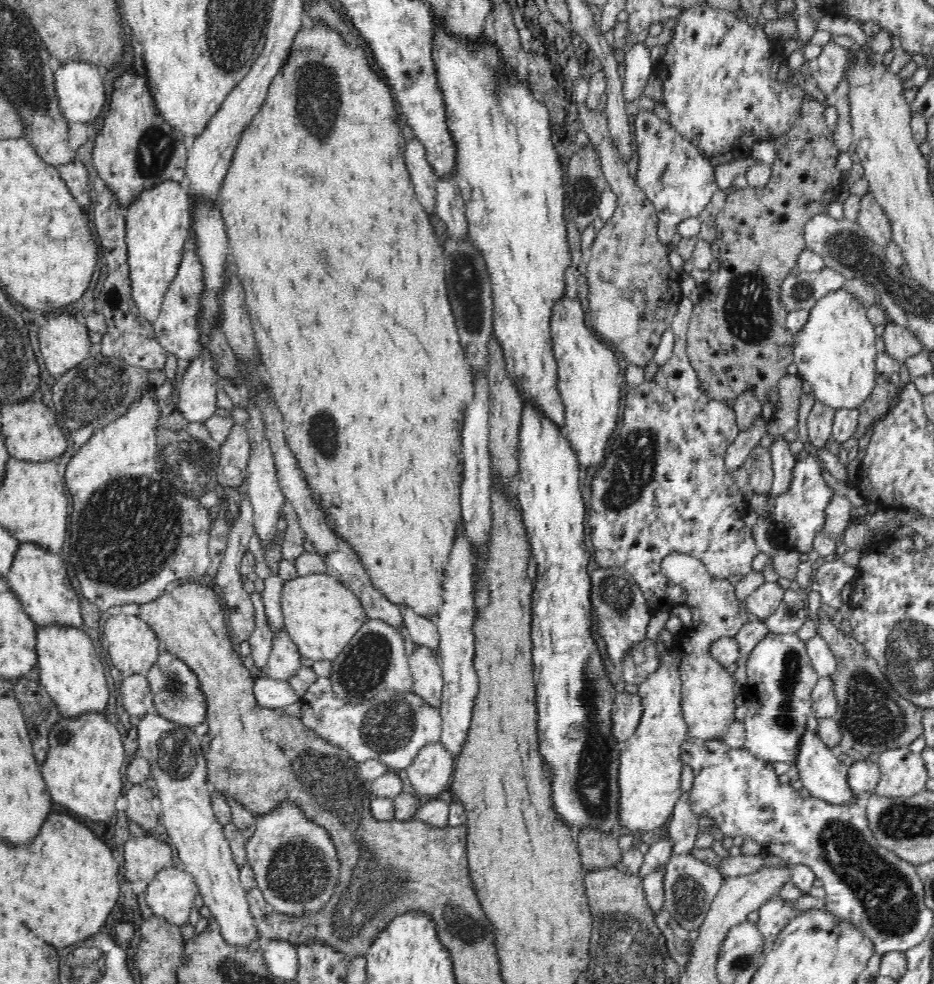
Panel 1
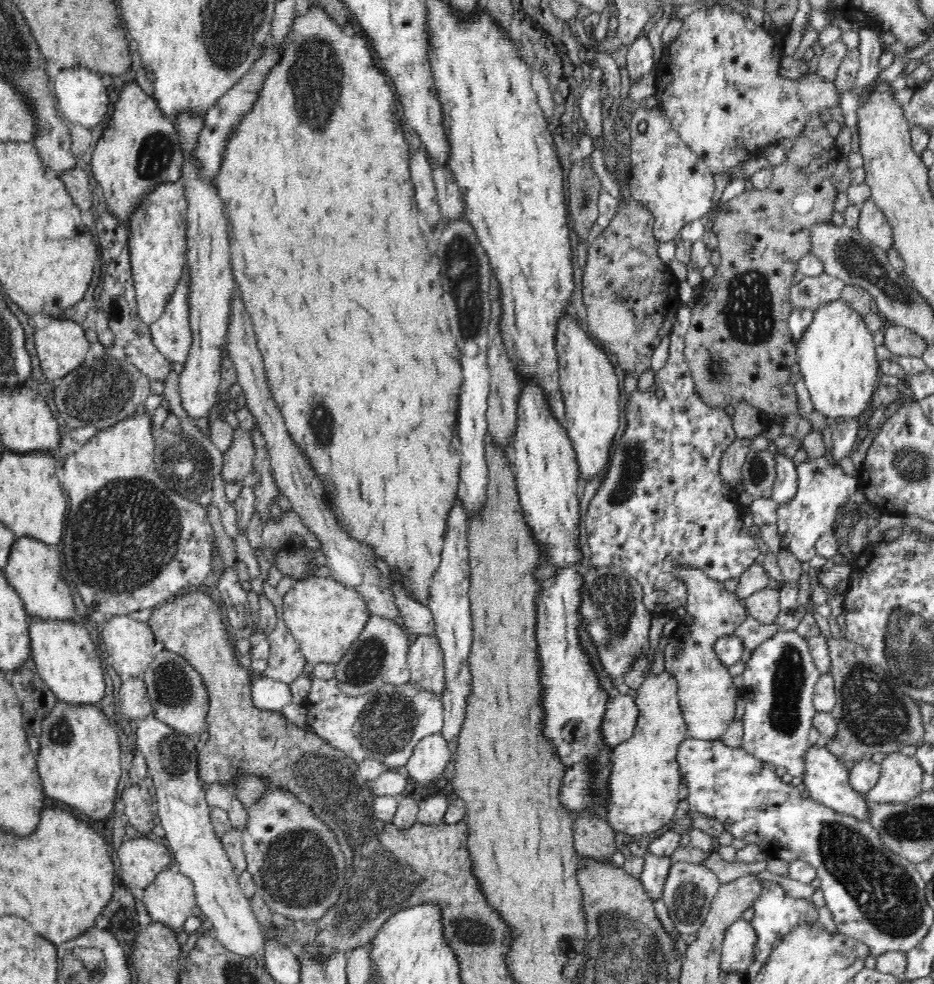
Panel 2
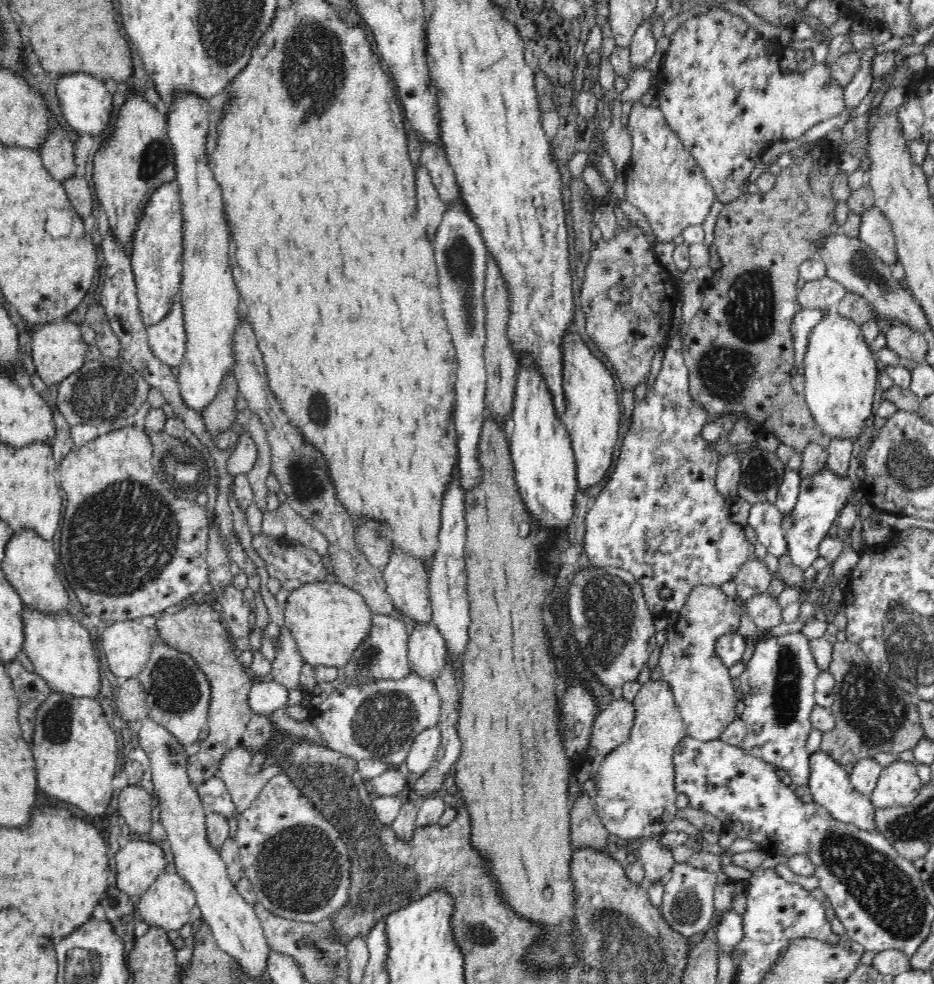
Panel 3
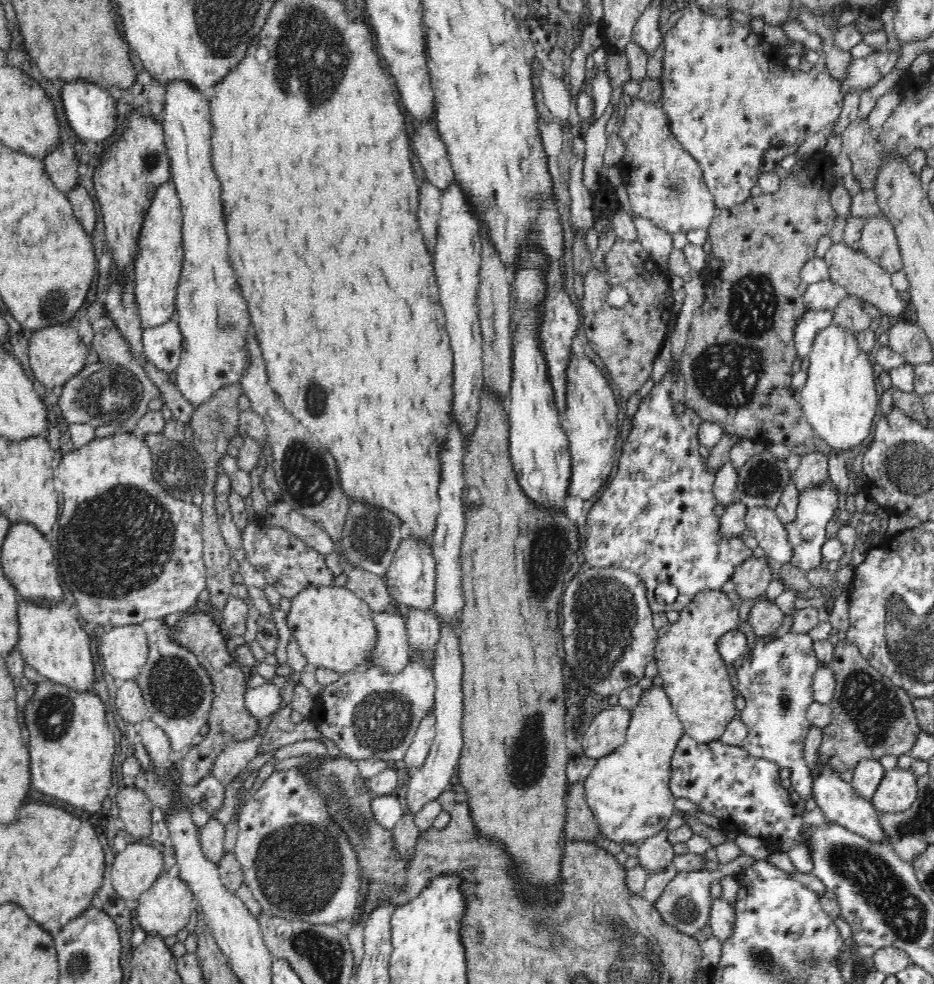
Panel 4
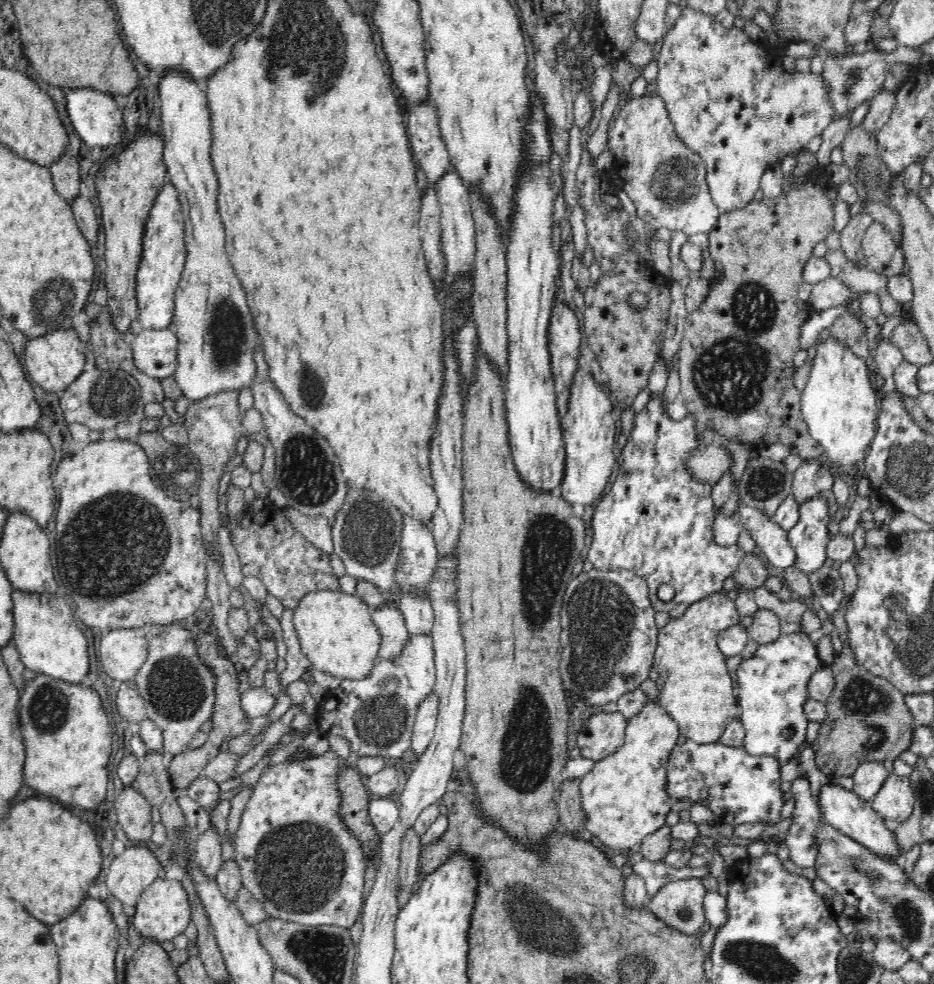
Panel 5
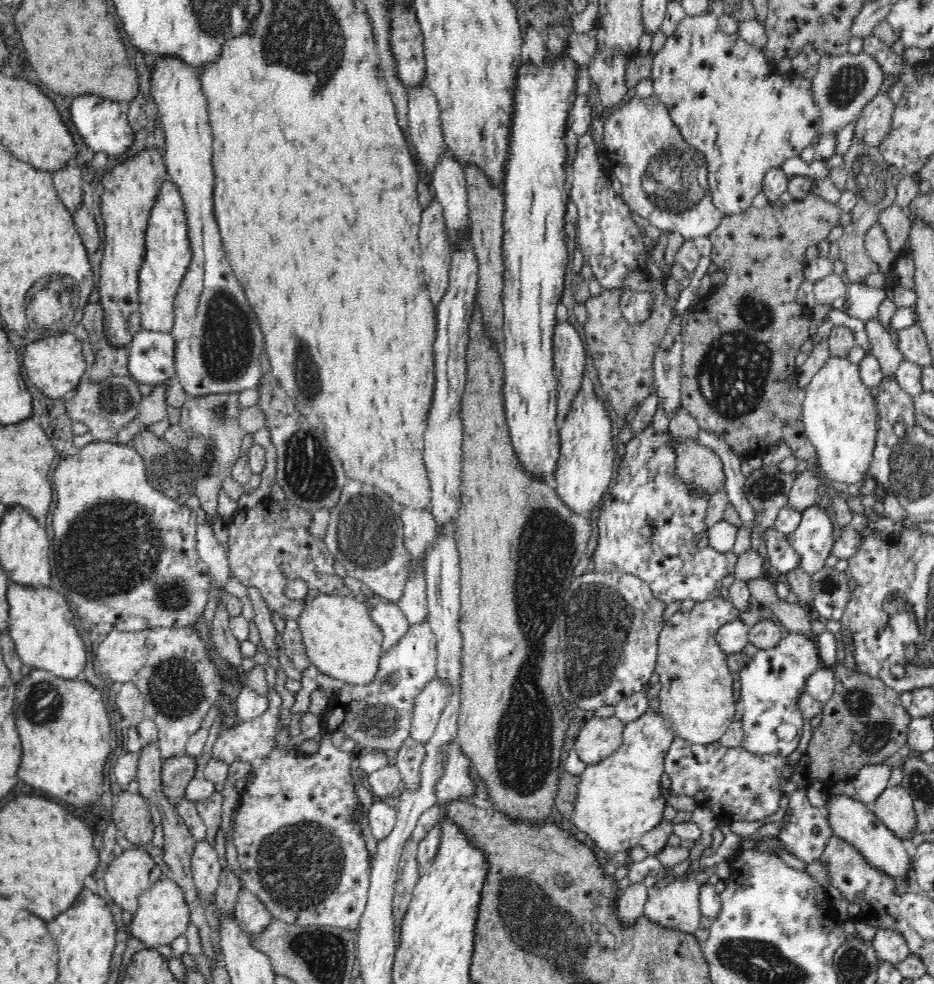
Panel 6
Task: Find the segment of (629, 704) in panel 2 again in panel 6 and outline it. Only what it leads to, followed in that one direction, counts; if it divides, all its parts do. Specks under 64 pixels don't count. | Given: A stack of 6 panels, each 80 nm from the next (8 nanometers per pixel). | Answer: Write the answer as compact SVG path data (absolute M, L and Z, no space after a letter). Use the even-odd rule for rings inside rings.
M614 715L608 718L586 716L586 723L580 729L575 749L586 766L598 764L620 748L625 724Z

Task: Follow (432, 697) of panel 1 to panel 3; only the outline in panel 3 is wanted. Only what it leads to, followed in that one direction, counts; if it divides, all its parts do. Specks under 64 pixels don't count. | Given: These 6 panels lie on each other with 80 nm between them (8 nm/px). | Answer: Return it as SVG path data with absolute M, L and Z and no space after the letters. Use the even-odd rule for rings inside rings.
M414 622L408 639L408 660L411 672L434 681L444 668L446 641L432 622Z

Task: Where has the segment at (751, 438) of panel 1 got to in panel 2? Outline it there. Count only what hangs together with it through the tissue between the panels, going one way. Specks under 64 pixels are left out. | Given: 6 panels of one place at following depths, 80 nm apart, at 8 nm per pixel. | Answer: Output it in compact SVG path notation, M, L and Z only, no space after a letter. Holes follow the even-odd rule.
M736 439L723 453L718 473L720 473L720 479L722 479L724 487L728 485L730 489L737 490L736 488L741 482L745 459L750 452L748 449L749 444L750 440Z

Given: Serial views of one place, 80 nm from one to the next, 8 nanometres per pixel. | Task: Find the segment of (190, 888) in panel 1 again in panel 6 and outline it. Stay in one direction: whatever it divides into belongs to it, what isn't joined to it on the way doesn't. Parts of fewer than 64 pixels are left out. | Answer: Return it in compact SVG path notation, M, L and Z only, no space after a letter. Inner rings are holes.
M166 879L164 882L156 882L140 894L138 910L131 922L131 934L142 941L145 948L154 949L157 946L170 946L175 938L186 933L189 924L189 908L182 890L172 879Z

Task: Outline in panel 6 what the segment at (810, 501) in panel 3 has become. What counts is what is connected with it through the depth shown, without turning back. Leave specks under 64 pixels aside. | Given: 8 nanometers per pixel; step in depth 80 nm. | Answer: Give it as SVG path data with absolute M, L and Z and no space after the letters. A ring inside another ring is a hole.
M816 504L801 513L801 522L787 536L800 555L799 567L810 575L825 567L834 546L833 519L826 505Z

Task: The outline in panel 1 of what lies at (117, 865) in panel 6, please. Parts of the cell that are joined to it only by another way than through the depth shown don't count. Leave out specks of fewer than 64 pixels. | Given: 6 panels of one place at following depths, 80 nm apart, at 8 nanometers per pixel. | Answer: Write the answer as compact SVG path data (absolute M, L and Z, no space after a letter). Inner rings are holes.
M152 832L124 844L124 873L130 883L151 881L158 872L173 866L172 848Z

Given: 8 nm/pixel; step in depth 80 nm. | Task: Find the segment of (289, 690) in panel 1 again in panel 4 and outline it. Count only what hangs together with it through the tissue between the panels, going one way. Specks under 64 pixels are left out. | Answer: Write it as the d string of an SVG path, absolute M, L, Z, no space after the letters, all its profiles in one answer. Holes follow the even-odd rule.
M269 682L248 689L244 694L244 704L252 716L262 719L277 712L278 706L282 702L280 696L281 688Z

